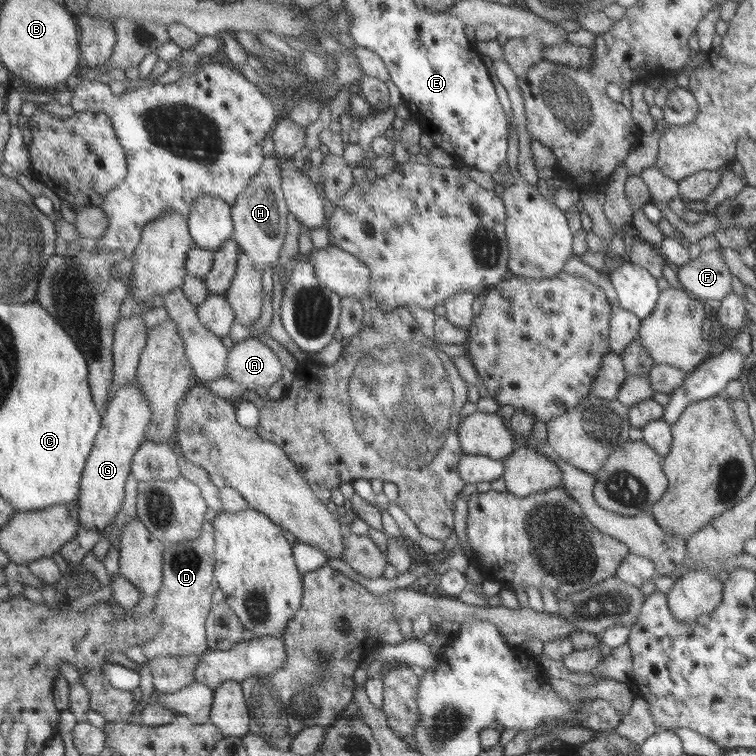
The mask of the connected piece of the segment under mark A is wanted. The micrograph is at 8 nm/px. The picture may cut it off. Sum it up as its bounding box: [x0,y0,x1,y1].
[225,336,282,392]

